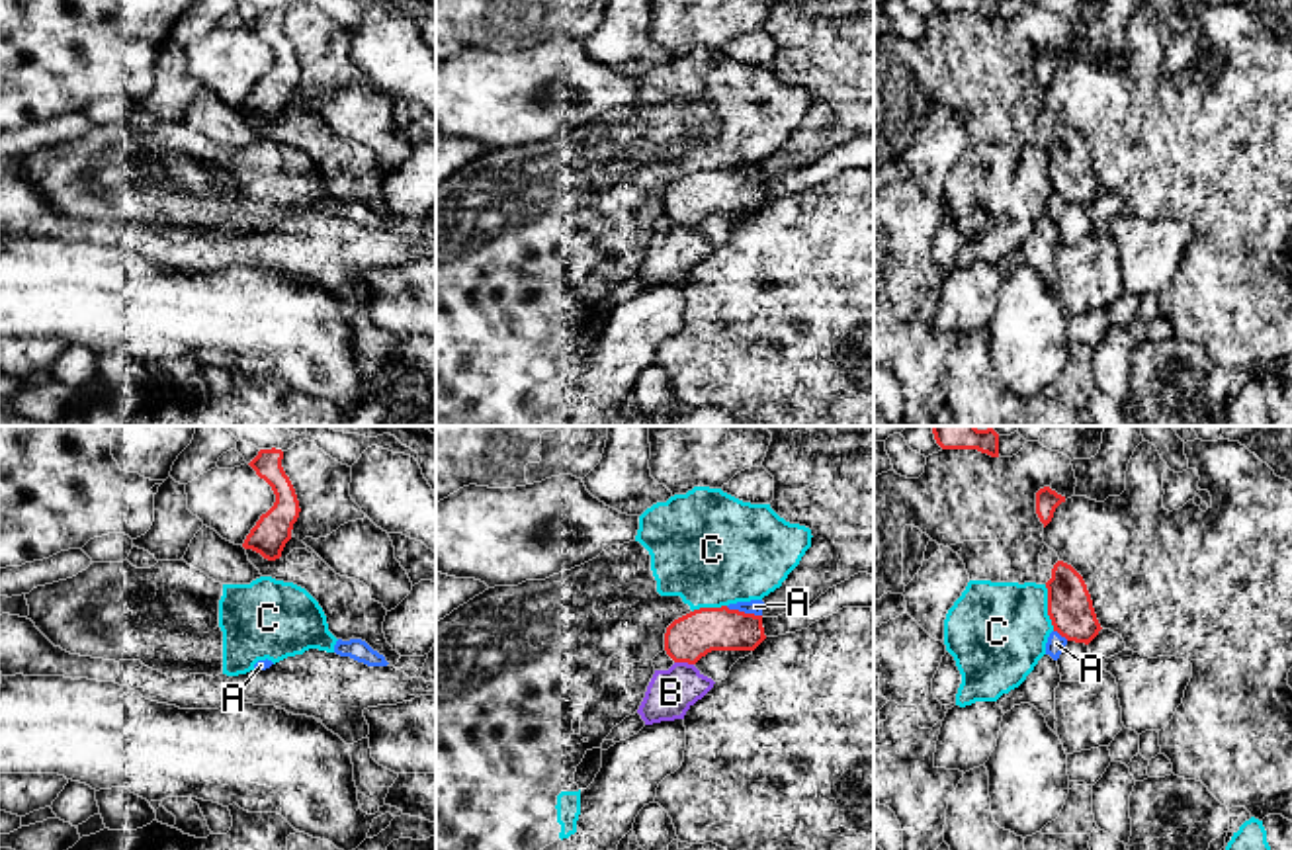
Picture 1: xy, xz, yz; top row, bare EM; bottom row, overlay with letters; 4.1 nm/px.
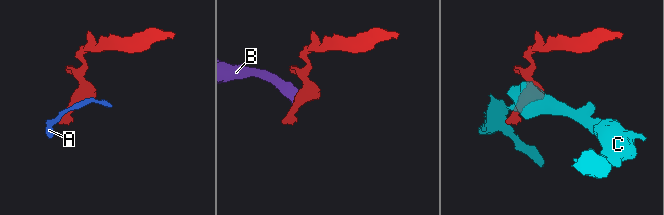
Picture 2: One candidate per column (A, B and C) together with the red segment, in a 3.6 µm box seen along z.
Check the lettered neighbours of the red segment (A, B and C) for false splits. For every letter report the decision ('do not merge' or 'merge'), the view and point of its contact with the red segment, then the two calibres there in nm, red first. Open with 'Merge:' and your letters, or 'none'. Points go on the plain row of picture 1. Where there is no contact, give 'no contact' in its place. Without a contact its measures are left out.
Merge: A
A: merge; contact xz (743, 174); calibres 190 and 60 nm
B: do not merge; contact xz (685, 223); calibres 190 and 190 nm
C: do not merge; contact yz (1048, 170); calibres 190 and 420 nm

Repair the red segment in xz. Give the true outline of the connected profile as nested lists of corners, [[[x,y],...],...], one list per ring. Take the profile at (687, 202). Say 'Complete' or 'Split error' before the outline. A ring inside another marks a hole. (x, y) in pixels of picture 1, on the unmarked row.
Split error. [[[751,162],[694,172],[667,190],[665,213],[688,227],[711,213],[754,213],[766,201],[762,170],[762,162]]]

